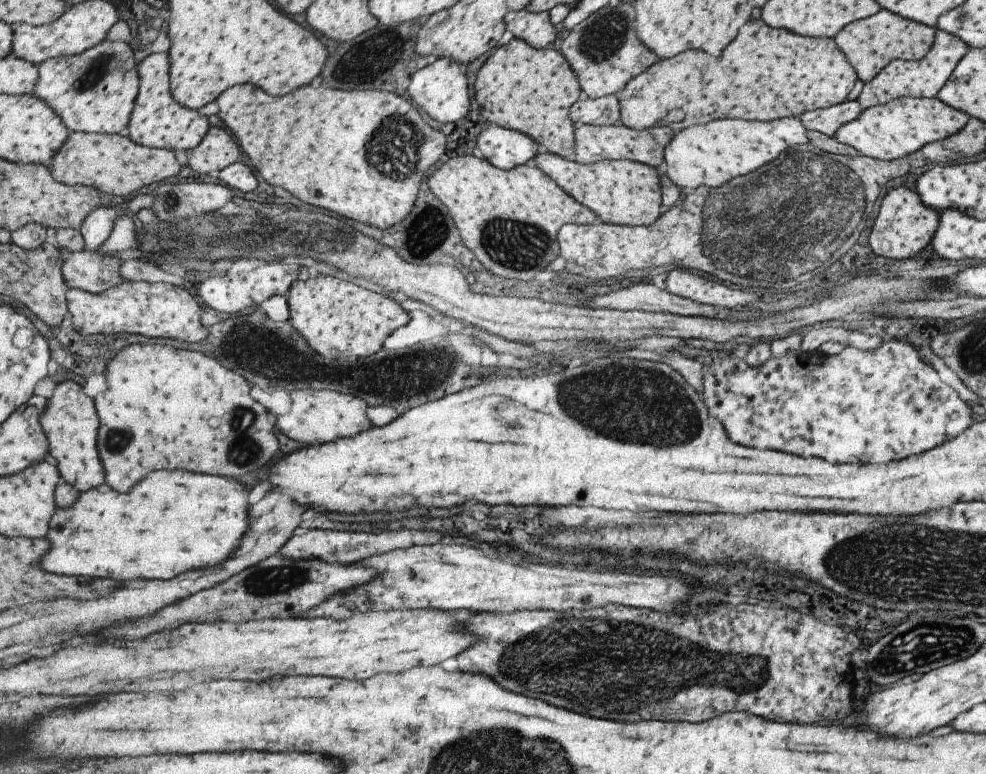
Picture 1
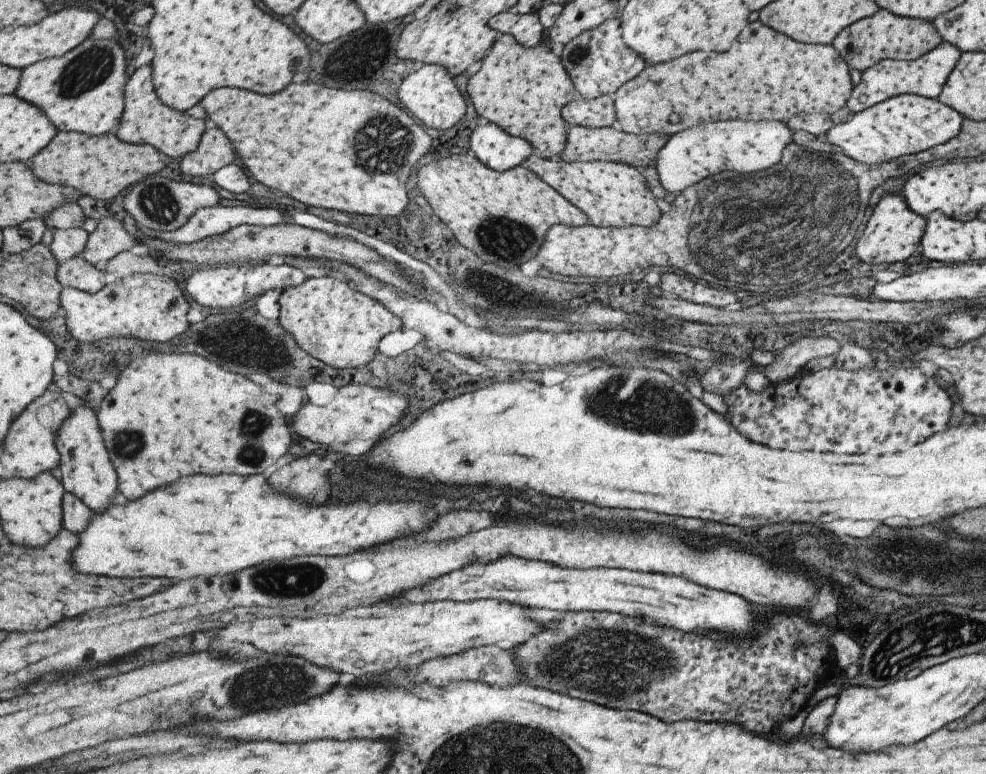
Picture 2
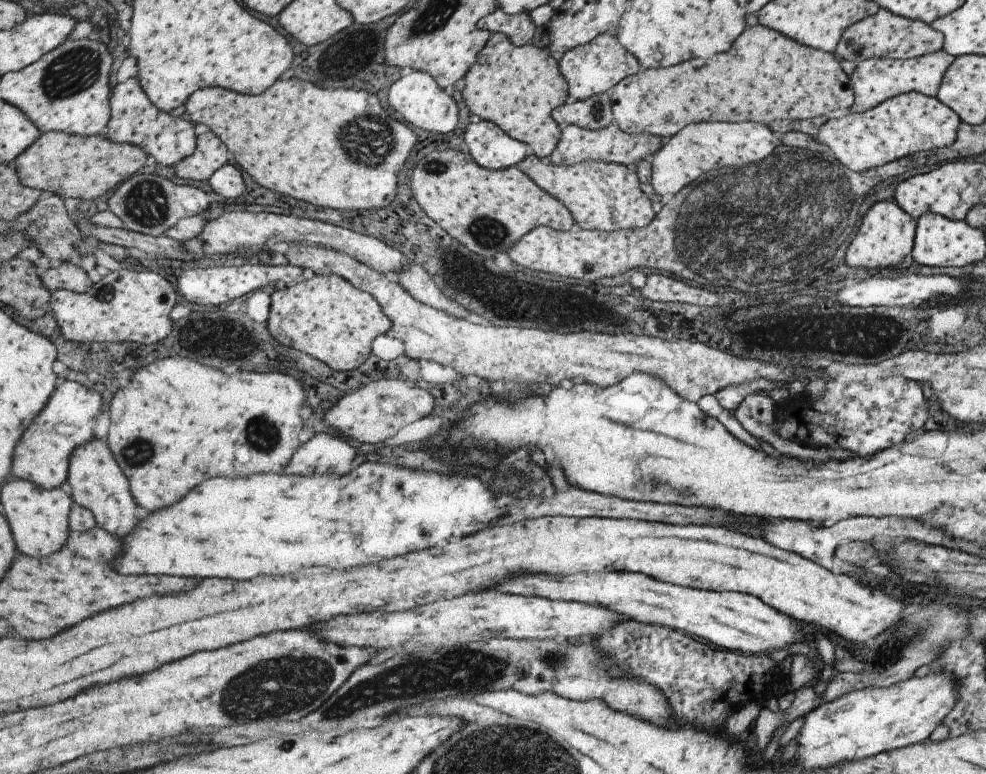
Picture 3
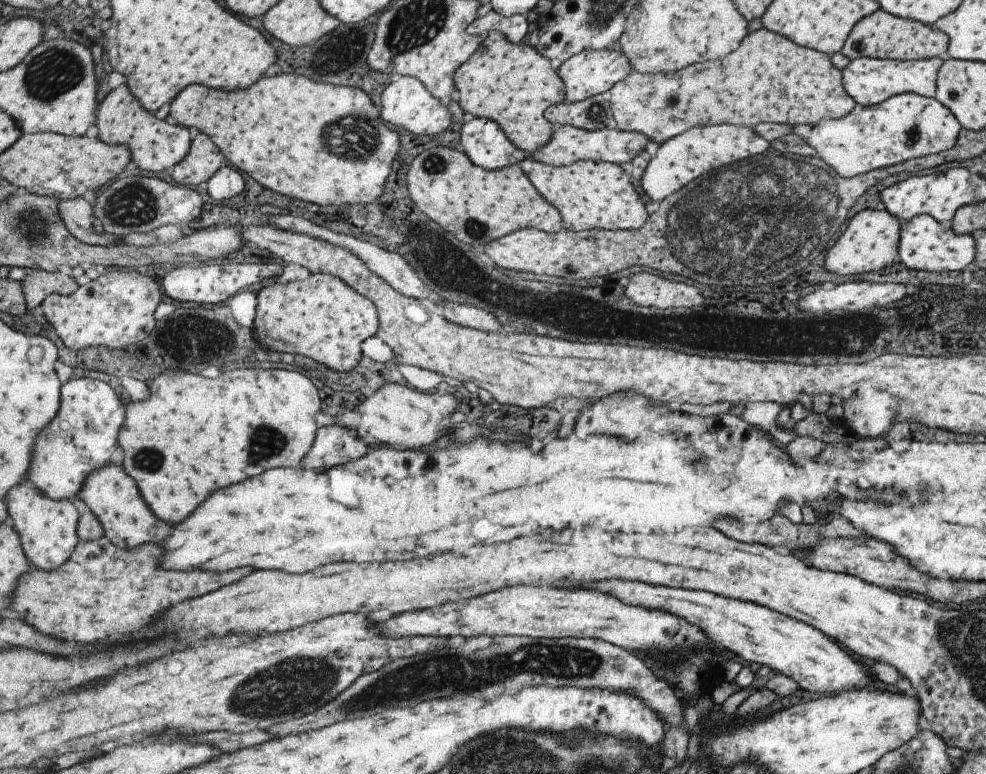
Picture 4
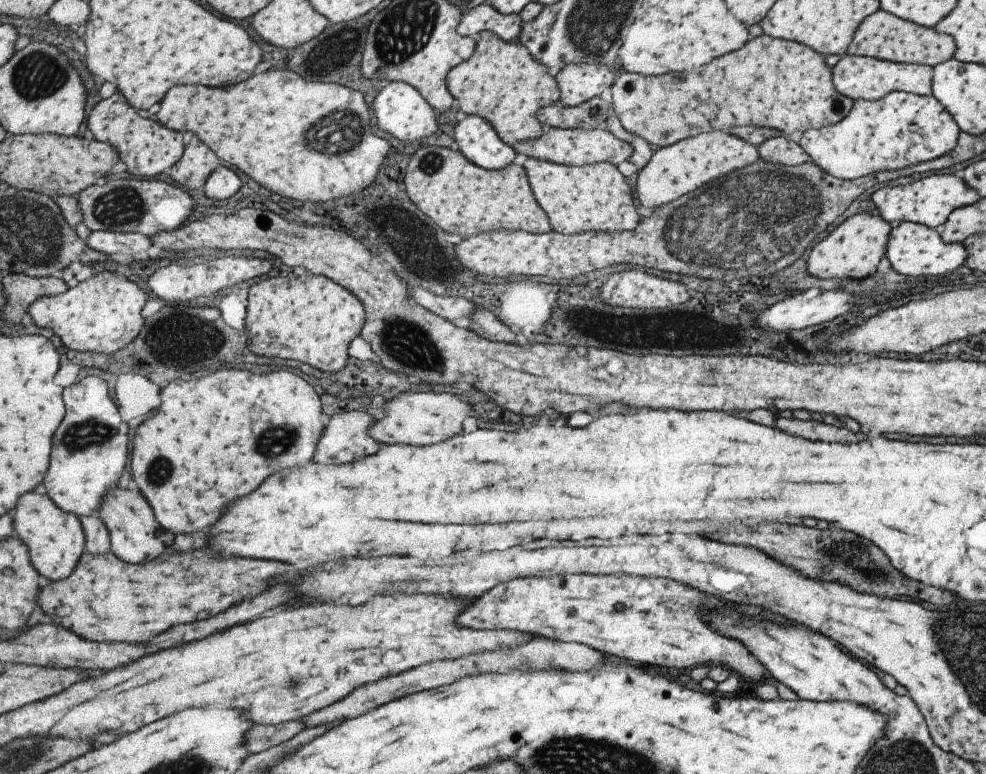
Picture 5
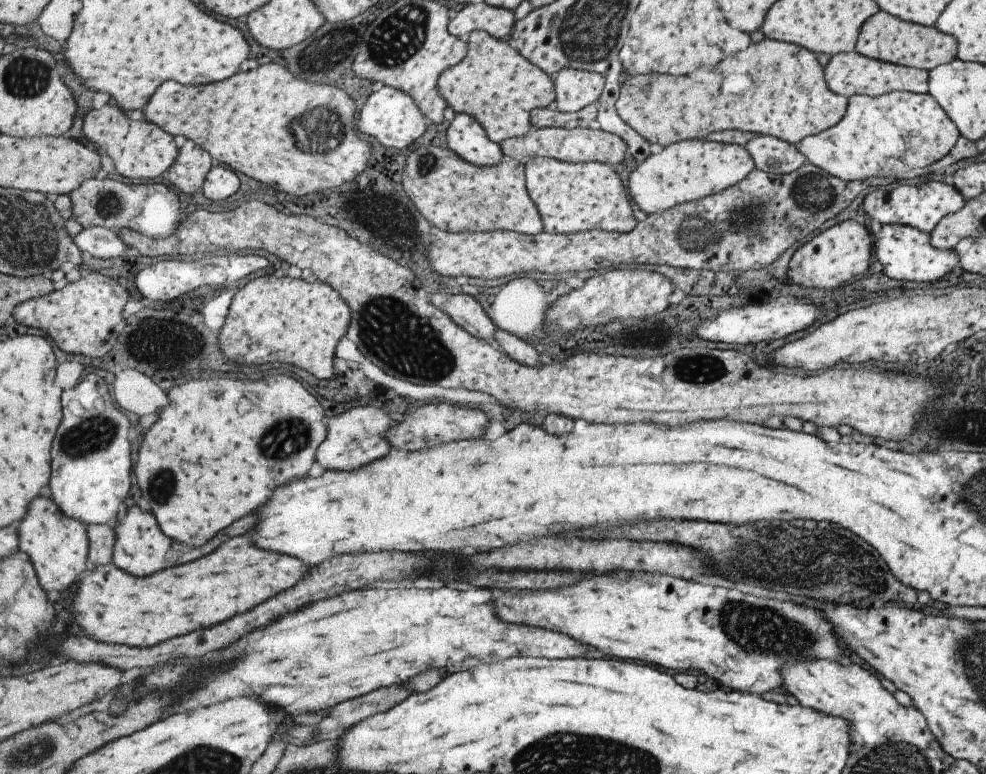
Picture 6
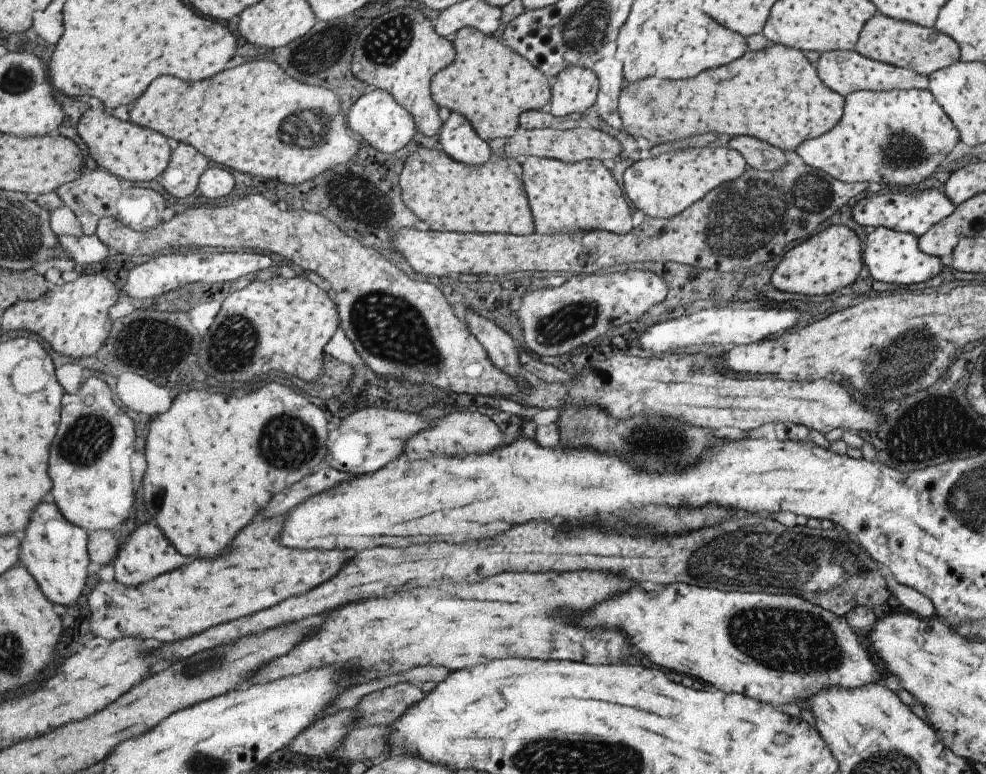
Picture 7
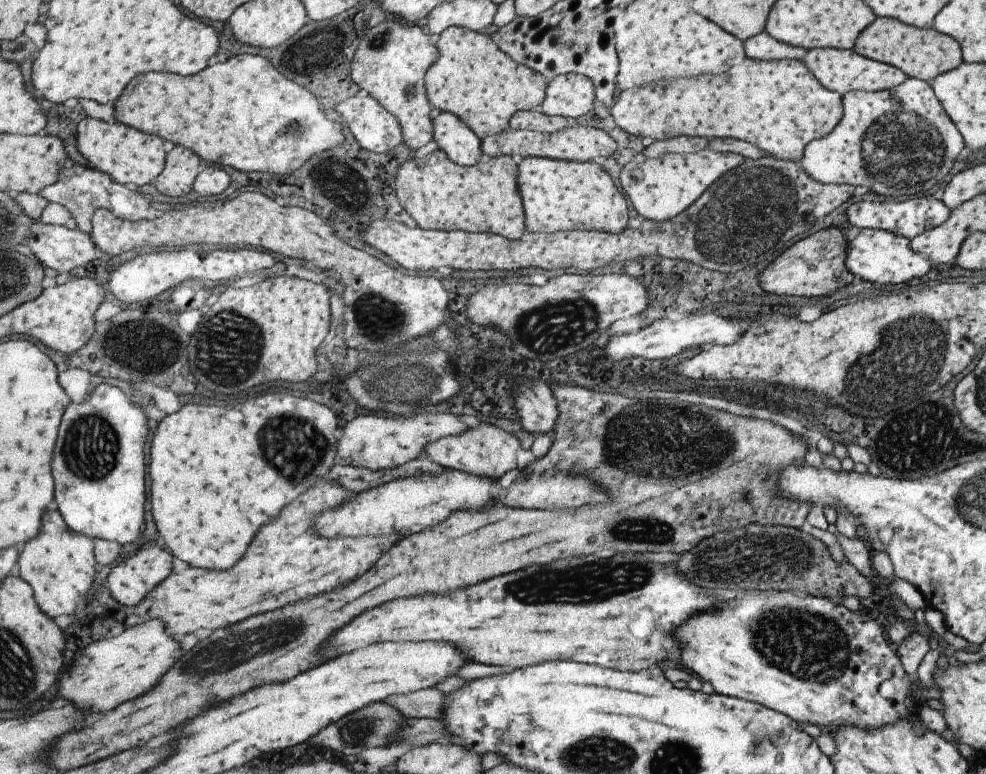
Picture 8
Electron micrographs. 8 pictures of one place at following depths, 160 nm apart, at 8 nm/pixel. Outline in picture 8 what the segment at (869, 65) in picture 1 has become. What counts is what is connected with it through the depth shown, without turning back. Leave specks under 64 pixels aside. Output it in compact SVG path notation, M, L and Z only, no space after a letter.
M876 17L861 30L852 47L853 52L867 59L878 61L901 70L908 78L931 82L934 77L946 73L962 64L960 47L948 35L934 29L919 29L898 22L893 18Z

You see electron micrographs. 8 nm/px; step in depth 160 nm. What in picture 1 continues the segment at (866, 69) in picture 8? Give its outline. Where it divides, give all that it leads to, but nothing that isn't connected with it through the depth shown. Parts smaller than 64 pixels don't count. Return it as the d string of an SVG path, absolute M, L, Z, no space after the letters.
M936 29L933 44L923 58L916 61L892 60L869 82L863 83L861 92L856 99L863 109L867 109L901 97L935 97L935 94L947 82L954 66L968 50L969 47L961 39L941 29Z

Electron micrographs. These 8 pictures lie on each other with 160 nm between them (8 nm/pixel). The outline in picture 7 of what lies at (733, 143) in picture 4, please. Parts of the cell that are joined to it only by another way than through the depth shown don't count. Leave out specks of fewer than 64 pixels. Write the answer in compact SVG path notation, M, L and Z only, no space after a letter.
M727 146L677 149L654 157L644 154L623 171L622 192L645 217L668 219L703 198L721 183L739 178L746 168L747 164L741 154Z

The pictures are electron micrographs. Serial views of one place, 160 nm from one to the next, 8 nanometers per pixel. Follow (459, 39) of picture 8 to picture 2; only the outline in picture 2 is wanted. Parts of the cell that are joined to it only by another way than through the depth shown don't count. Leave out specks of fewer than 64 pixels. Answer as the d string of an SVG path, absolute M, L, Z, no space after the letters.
M501 34L481 68L469 78L467 91L480 116L526 139L544 159L553 159L563 150L565 124L560 110L575 100L575 88L563 62L545 45L524 47L513 35Z

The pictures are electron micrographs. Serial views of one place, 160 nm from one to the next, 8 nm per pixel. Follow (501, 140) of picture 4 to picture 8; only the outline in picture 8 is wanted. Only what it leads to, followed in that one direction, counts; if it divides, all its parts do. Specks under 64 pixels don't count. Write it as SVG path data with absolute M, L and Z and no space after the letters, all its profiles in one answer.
M442 111L436 116L434 140L459 166L478 165L484 158L483 139L456 114Z

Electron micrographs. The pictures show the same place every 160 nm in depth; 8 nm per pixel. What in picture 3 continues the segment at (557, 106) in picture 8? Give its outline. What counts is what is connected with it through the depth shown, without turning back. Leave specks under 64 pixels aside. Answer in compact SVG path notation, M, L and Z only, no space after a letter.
M615 33L598 34L584 45L569 49L559 62L564 77L568 79L569 96L575 101L606 93L622 78L635 74L641 69L637 59L619 44Z

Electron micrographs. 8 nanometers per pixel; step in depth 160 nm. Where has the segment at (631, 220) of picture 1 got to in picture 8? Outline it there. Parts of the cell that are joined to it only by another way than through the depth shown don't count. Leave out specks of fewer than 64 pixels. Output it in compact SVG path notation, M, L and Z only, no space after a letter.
M526 157L519 166L518 182L528 233L604 231L615 235L626 228L629 220L627 202L619 187L595 162Z

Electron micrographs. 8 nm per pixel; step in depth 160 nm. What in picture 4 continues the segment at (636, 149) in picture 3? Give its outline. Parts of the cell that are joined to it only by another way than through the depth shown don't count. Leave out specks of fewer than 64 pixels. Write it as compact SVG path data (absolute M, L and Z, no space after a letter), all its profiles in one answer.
M571 125L559 126L548 140L547 144L537 149L535 153L527 156L540 163L560 167L571 165L575 161L607 161L616 165L633 160L639 153L644 152L643 147L650 140L641 133L633 131L618 131L608 127L586 131Z

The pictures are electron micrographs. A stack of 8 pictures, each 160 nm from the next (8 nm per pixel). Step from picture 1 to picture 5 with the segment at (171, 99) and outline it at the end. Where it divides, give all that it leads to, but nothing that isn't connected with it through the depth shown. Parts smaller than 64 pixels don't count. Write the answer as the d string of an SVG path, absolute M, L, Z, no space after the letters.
M115 92L95 106L89 116L89 130L97 141L106 142L120 150L120 160L127 166L127 171L135 176L153 178L159 174L169 173L183 157L187 146L183 142L183 133L161 124L157 118L143 118L133 108L123 94Z

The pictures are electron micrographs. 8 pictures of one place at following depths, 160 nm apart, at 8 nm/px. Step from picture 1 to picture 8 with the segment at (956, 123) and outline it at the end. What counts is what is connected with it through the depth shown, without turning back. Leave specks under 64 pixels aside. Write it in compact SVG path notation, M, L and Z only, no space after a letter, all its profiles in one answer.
M909 77L893 89L850 91L841 98L839 123L826 136L809 142L800 159L802 170L820 184L864 186L871 193L893 198L925 194L949 172L955 156L964 146L928 82Z

